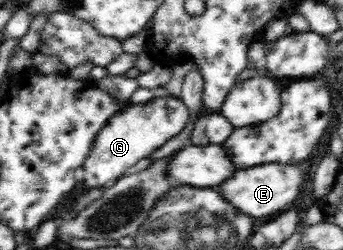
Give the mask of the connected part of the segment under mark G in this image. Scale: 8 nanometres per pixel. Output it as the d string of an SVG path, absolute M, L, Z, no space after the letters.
M157 93L146 103L131 104L114 113L95 137L89 155L82 165L85 169L83 182L89 187L104 186L111 179L119 179L127 169L148 158L153 151L163 147L185 129L191 112L180 97Z

